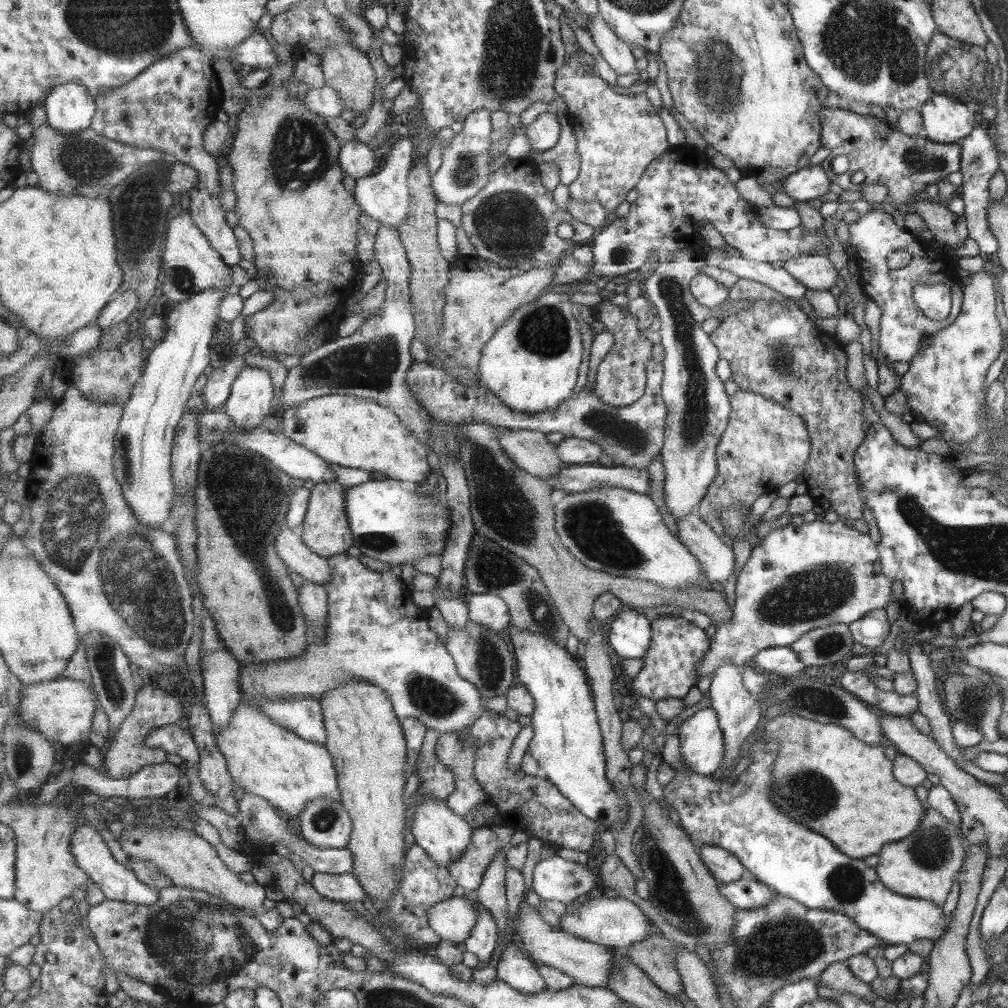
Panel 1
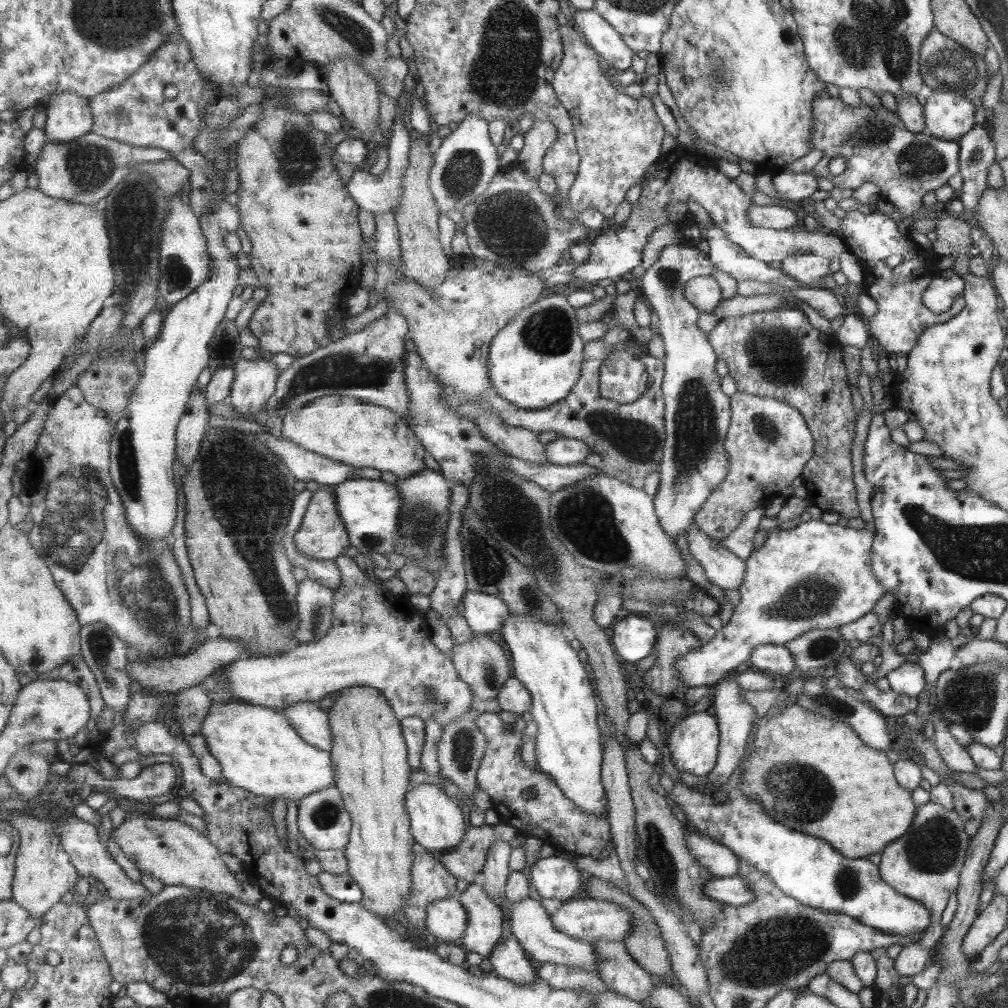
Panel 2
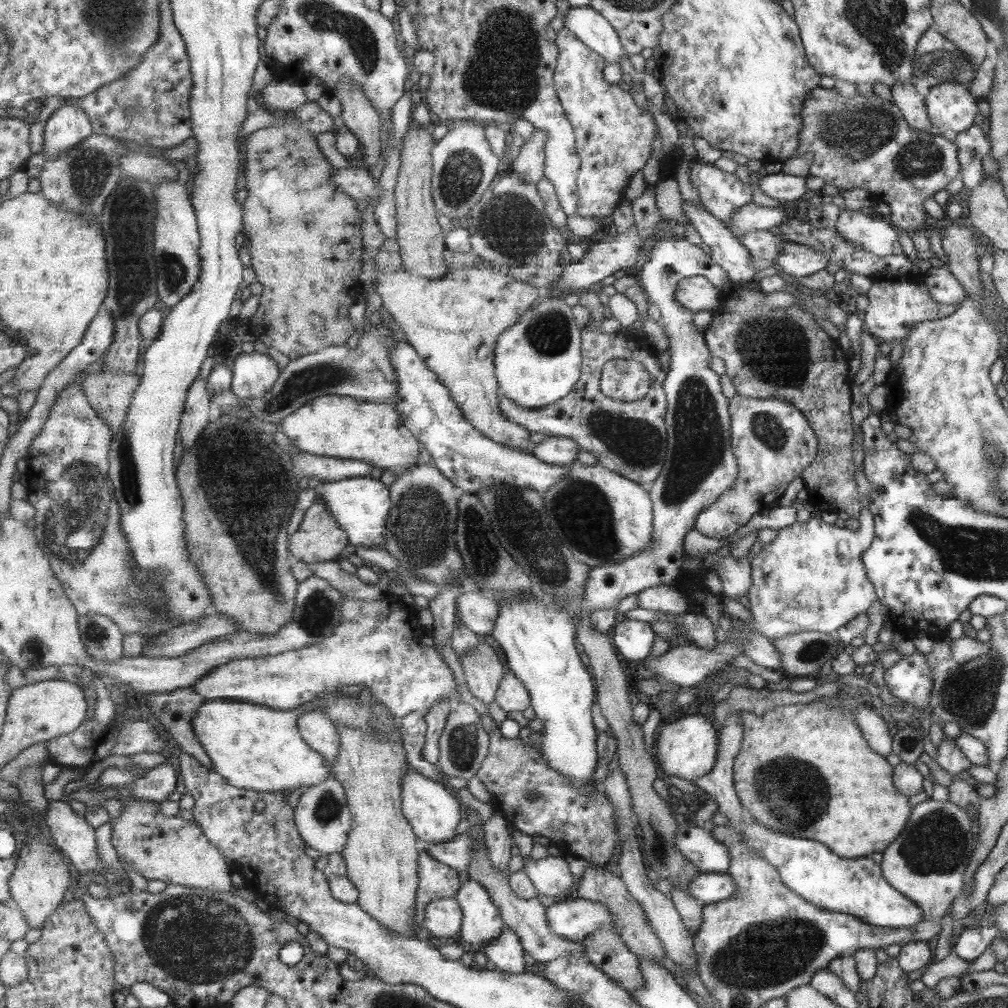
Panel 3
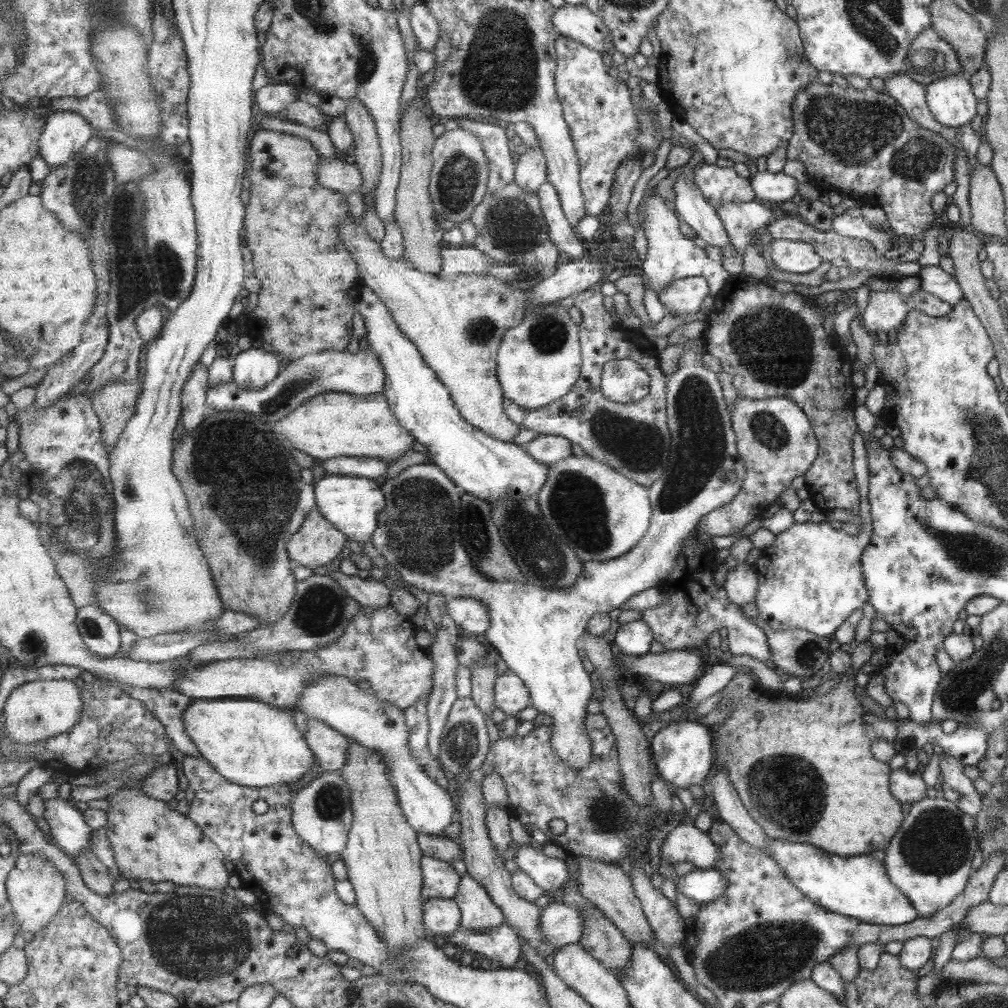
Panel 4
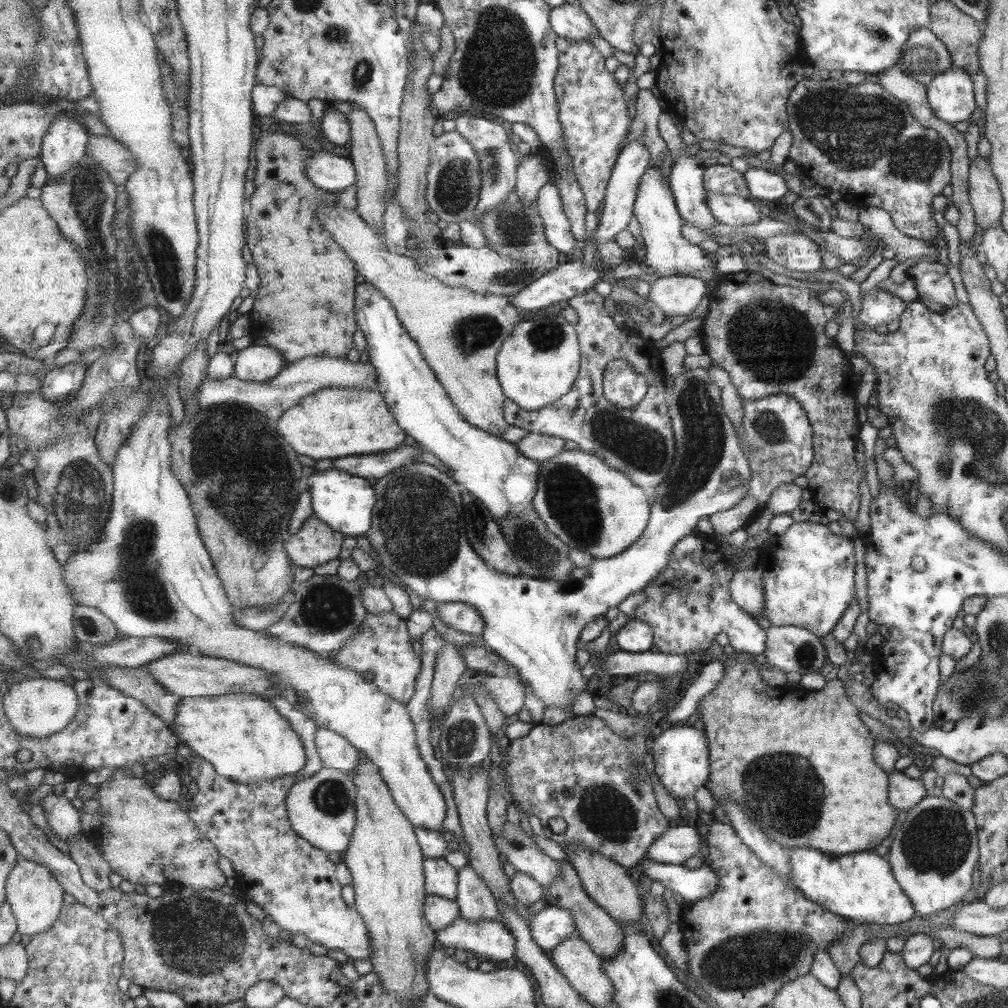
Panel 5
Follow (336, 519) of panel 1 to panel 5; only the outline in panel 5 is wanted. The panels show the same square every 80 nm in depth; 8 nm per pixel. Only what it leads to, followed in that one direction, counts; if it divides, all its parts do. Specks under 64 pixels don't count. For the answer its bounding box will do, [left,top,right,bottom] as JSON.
[285,515,346,568]

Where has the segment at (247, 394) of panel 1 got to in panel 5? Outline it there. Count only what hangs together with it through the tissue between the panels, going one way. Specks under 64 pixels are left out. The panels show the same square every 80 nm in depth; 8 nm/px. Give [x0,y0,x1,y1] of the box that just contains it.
[236,344,286,382]

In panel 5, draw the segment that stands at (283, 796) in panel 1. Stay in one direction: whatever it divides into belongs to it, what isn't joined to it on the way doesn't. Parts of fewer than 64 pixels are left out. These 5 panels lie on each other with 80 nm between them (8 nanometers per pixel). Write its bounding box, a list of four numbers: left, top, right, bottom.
[174,692,307,784]

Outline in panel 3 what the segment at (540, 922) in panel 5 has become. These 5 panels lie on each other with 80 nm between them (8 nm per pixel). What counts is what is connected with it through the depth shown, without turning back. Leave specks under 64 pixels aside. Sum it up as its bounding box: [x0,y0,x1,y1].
[547,898,615,942]

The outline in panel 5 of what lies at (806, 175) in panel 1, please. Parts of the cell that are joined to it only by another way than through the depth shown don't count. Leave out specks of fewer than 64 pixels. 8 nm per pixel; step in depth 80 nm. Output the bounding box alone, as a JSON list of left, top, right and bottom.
[745,168,788,200]

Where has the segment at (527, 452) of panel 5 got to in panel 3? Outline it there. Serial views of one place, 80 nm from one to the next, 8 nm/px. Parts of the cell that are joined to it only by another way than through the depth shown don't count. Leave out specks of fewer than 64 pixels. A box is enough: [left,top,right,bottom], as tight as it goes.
[532,436,581,466]

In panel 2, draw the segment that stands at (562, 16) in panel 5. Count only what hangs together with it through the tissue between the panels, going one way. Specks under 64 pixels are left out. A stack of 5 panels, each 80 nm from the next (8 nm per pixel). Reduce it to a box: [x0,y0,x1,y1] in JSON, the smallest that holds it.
[572,8,635,72]

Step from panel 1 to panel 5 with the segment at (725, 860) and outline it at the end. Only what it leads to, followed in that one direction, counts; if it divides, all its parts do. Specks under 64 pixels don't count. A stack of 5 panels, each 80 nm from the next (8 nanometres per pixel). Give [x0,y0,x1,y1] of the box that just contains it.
[648,821,706,865]

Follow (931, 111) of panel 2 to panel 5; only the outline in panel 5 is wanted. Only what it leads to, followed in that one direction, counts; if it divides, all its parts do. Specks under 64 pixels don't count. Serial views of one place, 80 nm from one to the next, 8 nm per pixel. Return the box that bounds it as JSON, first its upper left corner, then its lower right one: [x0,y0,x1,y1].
[925,68,975,124]

